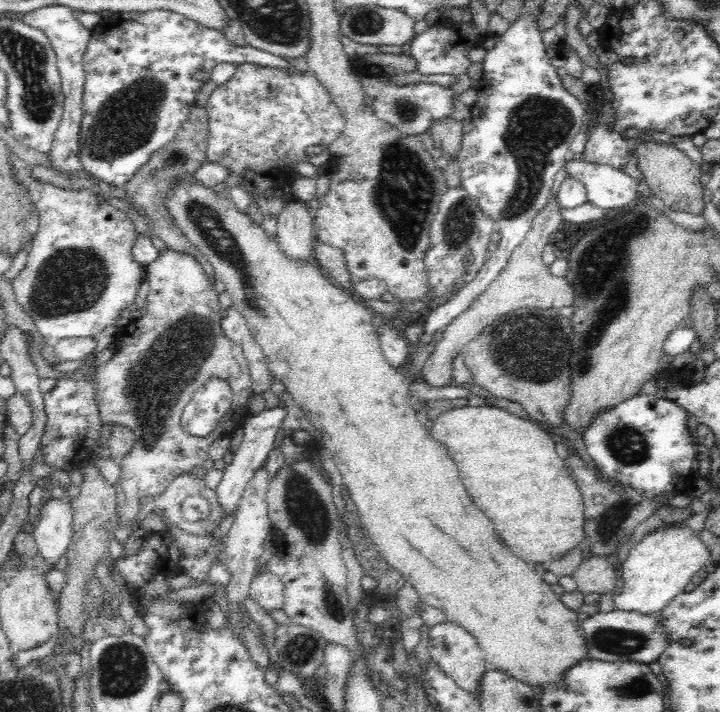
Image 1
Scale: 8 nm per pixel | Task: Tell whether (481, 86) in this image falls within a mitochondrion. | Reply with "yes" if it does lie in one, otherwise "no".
no

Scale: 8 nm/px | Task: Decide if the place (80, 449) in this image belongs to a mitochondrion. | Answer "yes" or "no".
no

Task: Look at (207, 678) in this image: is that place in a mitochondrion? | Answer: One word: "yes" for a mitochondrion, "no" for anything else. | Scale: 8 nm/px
no

